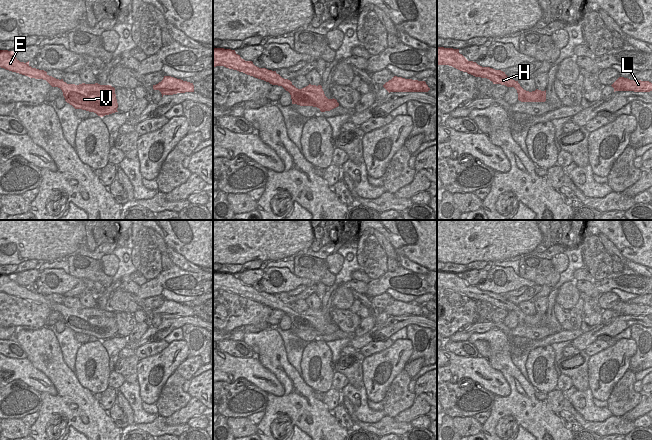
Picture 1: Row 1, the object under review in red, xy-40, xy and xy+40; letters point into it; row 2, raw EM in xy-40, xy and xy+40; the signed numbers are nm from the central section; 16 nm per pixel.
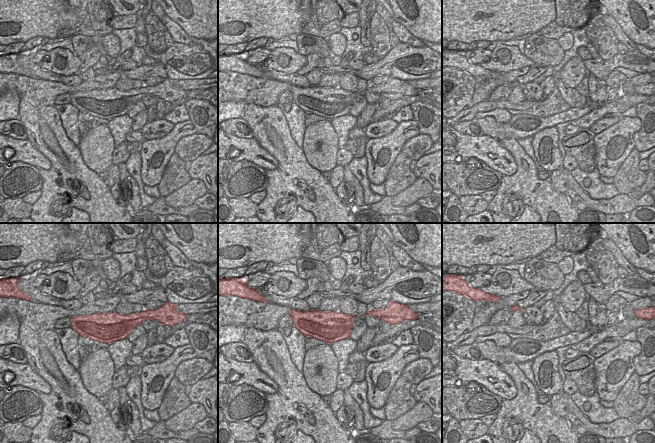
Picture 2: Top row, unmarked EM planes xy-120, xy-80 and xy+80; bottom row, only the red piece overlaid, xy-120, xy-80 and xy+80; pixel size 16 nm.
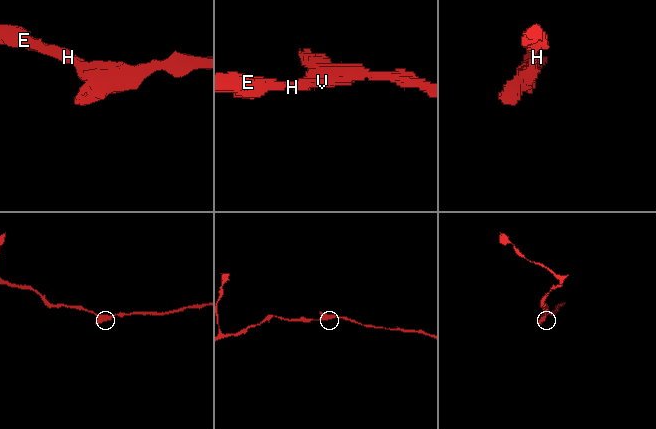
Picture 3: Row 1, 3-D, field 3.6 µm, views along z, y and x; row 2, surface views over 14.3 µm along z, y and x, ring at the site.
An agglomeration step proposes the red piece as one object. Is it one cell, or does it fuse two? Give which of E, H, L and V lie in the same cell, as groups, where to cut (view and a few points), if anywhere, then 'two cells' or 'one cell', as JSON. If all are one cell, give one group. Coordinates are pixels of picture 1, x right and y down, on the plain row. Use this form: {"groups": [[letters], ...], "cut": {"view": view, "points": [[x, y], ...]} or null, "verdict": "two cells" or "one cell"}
{"groups": [["E", "H", "L", "V"]], "cut": null, "verdict": "one cell"}

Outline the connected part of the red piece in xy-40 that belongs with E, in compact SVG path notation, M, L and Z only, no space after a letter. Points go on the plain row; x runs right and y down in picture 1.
M0 274L0 291L30 302L46 304L52 311L60 312L65 325L75 333L94 336L100 341L118 336L115 312L111 309L67 308L63 303L49 300L44 294L32 292L29 285L20 286L14 276L8 274Z

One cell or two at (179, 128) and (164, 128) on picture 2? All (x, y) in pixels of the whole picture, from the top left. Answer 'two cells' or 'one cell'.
two cells

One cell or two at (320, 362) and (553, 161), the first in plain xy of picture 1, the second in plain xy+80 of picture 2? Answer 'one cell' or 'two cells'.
one cell

